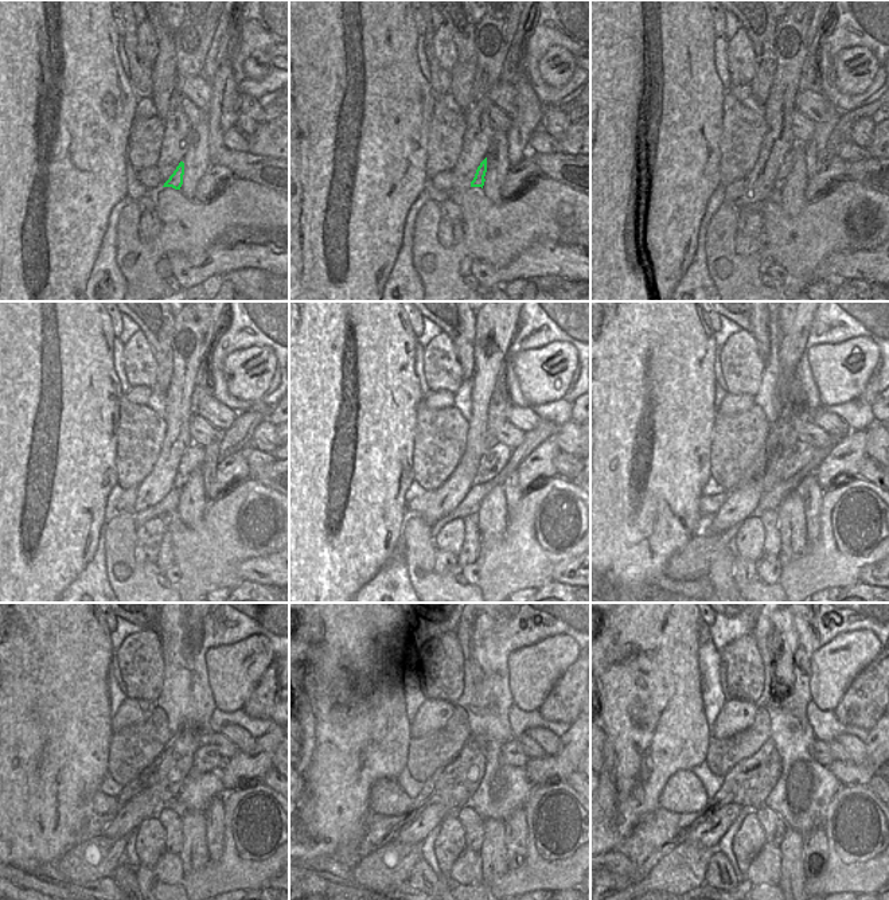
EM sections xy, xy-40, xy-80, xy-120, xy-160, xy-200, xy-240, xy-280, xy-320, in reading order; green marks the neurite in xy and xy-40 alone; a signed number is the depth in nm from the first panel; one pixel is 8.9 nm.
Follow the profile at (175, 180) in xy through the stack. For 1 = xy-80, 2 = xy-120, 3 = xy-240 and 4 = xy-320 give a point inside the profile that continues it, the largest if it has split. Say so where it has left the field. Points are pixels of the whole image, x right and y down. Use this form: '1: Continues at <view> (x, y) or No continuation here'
1: Continues at xy-80 (787, 164)
2: Continues at xy-120 (192, 459)
3: Continues at xy-240 (207, 759)
4: Continues at xy-320 (822, 754)

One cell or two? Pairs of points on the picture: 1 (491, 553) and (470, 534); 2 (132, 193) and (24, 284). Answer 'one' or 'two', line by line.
1: two
2: two

